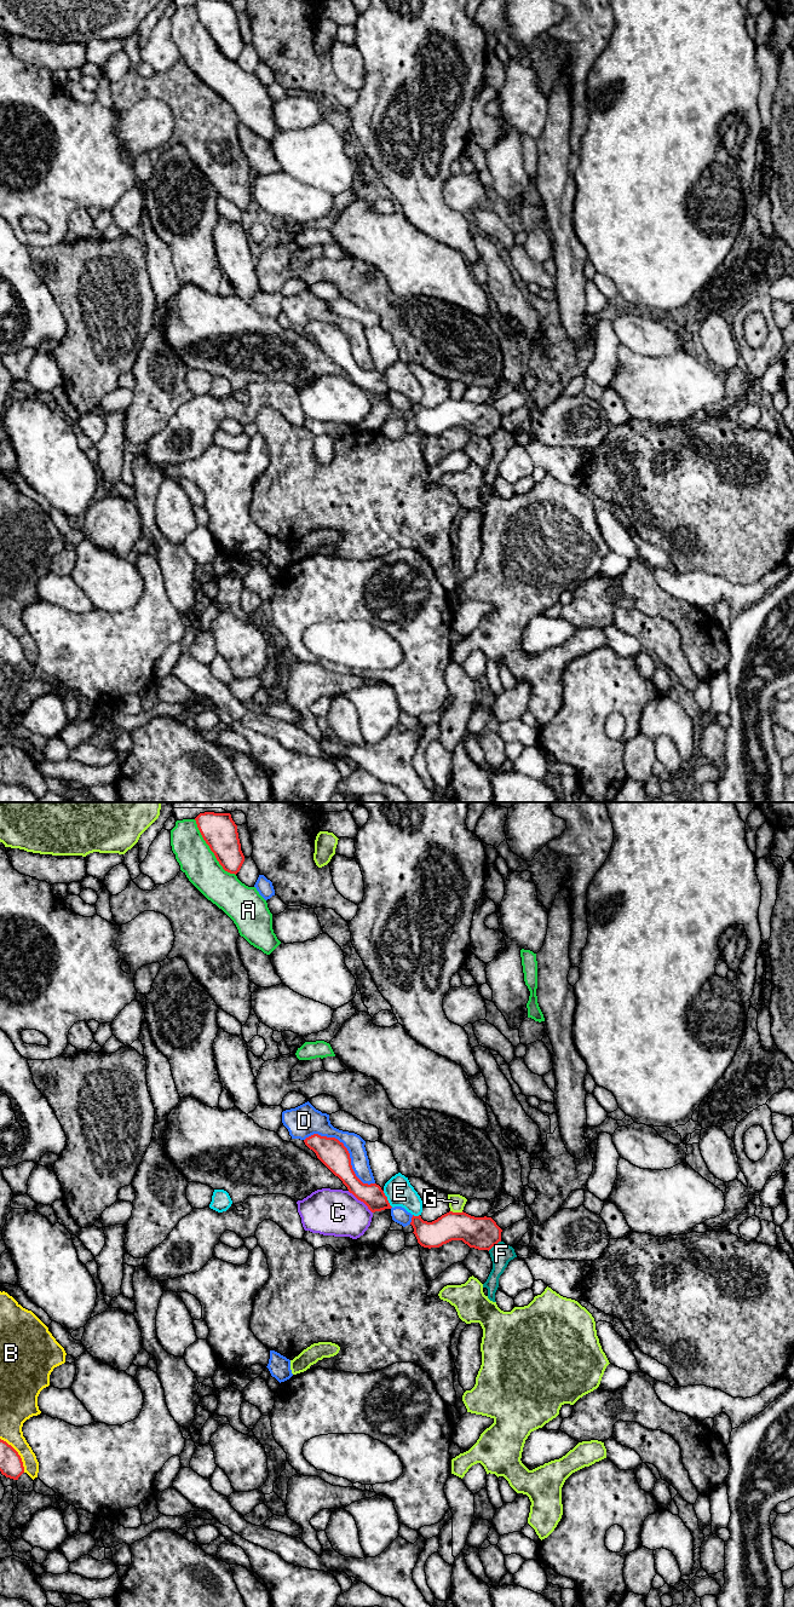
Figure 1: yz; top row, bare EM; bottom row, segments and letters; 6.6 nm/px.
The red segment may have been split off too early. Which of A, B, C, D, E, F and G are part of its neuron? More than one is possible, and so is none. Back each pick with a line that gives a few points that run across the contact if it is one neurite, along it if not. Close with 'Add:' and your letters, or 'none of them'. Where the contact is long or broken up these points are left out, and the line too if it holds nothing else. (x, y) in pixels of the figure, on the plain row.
Add: none of them

